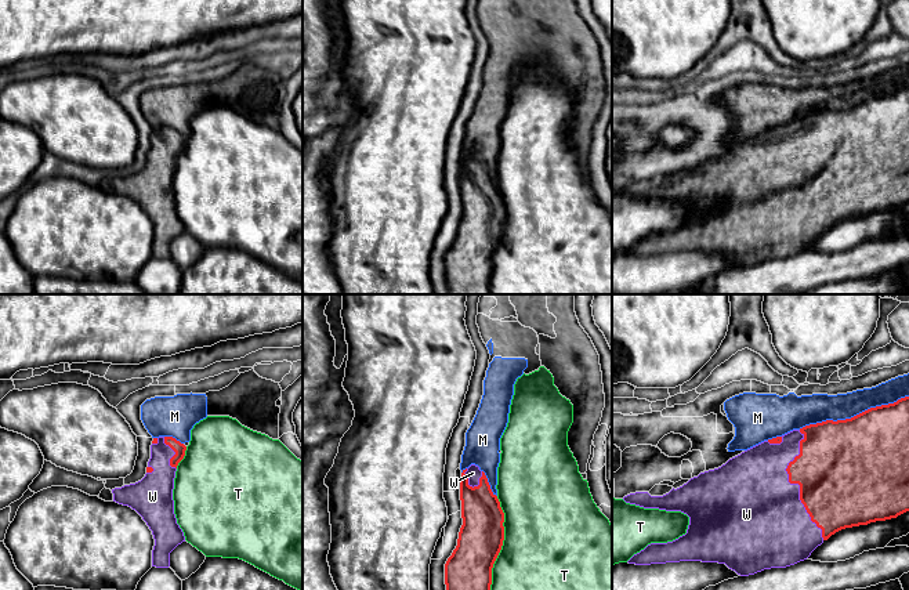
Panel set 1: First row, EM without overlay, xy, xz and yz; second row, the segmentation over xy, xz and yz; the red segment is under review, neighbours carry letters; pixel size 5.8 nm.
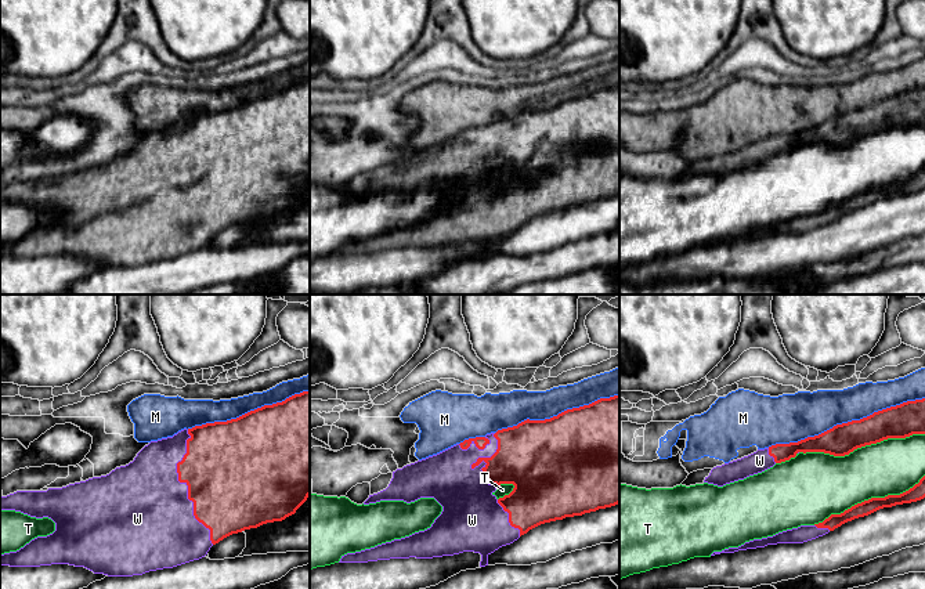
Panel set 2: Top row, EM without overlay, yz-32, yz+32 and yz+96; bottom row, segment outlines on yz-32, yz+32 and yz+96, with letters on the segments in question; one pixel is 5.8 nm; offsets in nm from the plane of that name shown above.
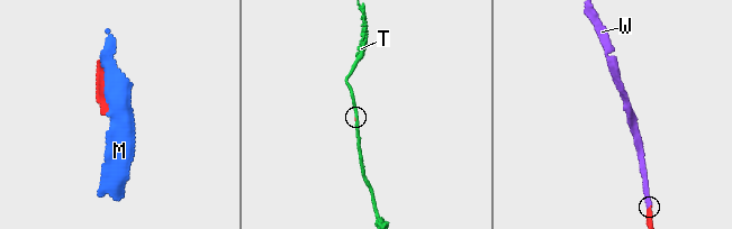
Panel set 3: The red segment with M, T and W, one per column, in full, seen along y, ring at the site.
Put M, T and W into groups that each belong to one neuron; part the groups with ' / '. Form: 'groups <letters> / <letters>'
groups M / T / W

